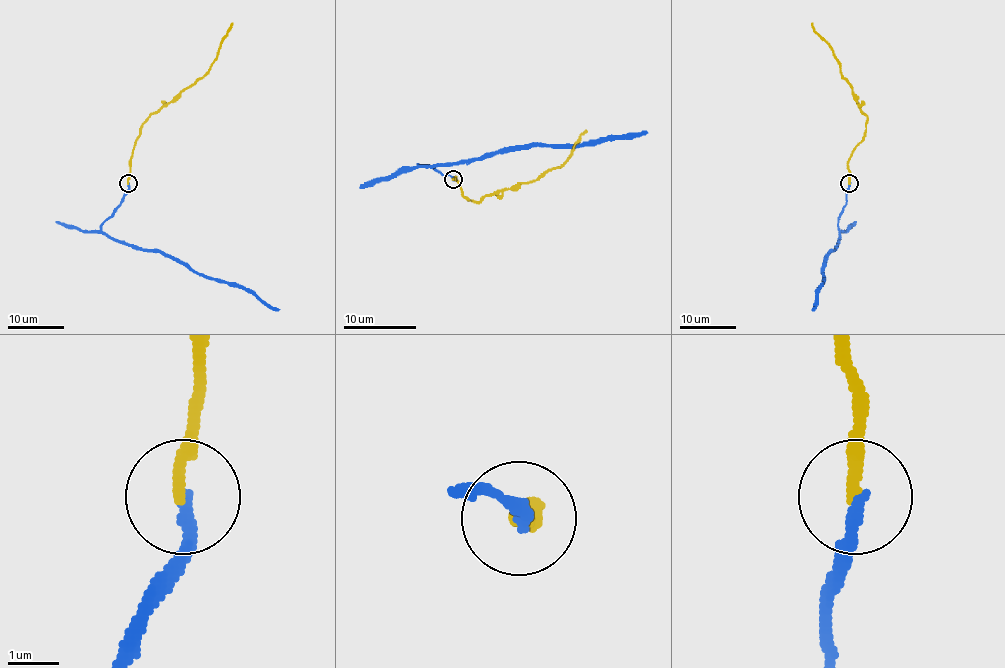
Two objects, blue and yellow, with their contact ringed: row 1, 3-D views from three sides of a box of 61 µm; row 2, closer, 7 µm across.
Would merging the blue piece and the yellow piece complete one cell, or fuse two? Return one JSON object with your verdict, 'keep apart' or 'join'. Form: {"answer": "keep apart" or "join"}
{"answer": "join"}

